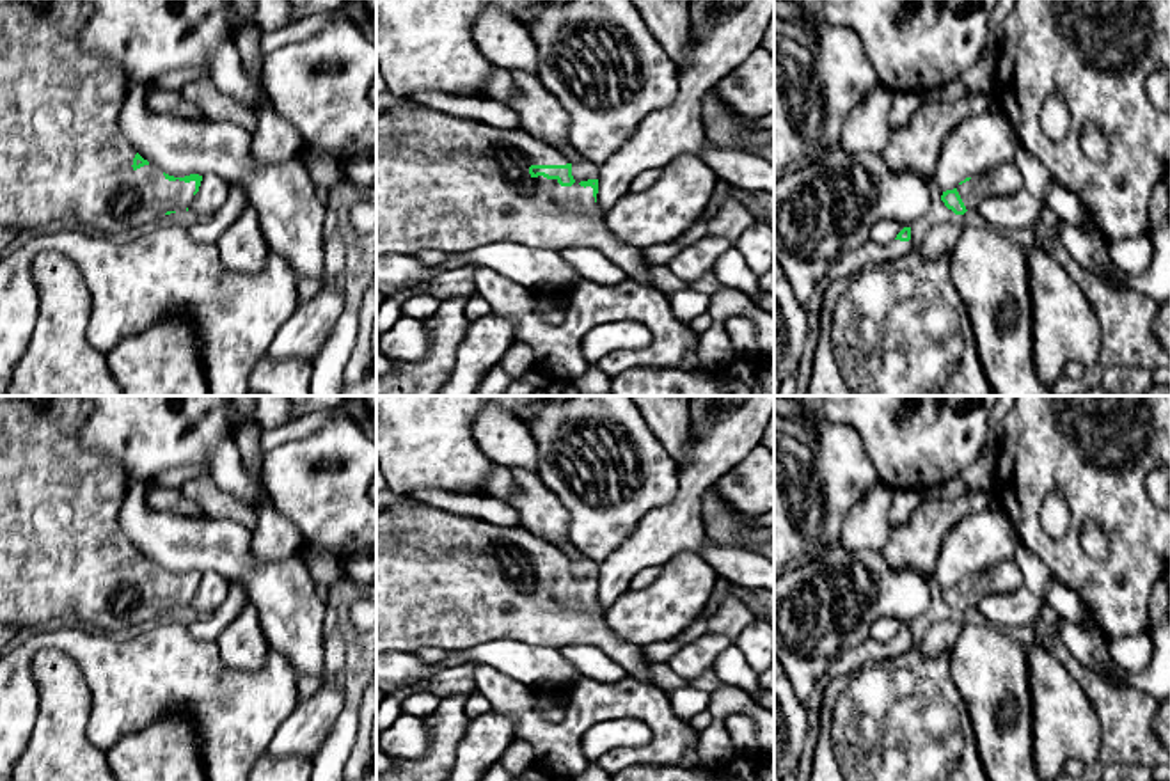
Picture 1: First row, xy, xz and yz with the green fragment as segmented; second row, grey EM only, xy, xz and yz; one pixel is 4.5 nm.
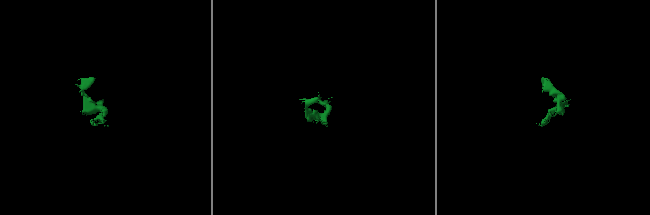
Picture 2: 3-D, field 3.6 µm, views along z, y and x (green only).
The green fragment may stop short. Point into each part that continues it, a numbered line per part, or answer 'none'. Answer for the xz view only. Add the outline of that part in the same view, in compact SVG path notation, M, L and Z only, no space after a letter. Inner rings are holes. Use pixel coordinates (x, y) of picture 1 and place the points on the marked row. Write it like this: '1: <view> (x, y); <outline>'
1: xz (448, 183); M405 98L398 108L376 112L376 257L421 250L463 254L499 241L565 250L588 247L605 254L625 275L652 286L643 248L623 245L597 208L593 188L561 186L533 178L531 165L570 163L557 149L522 128L497 128L456 117Z

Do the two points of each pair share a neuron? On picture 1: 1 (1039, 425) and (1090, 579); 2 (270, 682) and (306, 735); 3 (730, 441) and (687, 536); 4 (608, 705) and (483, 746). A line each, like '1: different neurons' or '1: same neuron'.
1: same neuron
2: different neurons
3: same neuron
4: different neurons

